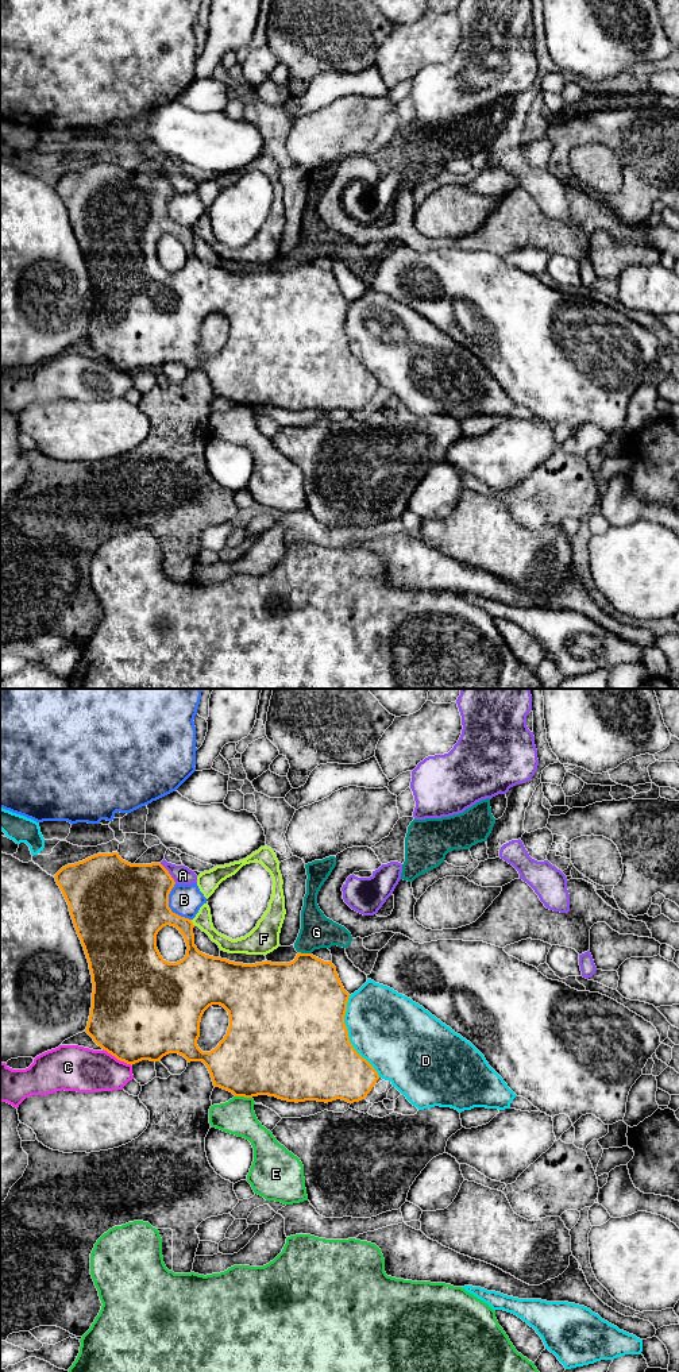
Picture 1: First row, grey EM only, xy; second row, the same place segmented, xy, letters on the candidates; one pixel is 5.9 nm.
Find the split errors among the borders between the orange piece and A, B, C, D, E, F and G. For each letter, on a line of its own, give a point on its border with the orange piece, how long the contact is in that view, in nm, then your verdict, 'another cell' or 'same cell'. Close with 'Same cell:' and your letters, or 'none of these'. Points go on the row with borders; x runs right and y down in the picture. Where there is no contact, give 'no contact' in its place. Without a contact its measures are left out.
A: meets orange in xy at (168, 873); contact 160 nm long; another cell
B: meets orange in xy at (168, 906); contact 240 nm long; another cell
C: meets orange in xy at (118, 1059); contact 200 nm long; another cell
D: meets orange in xy at (347, 1036); contact 500 nm long; another cell
E: meets orange in xy at (243, 1095); contact 110 nm long; another cell
F: meets orange in xy at (192, 922); contact 40 nm long; another cell
G: meets orange in xy at (305, 954); contact 80 nm long; another cell
Same cell: none of these

